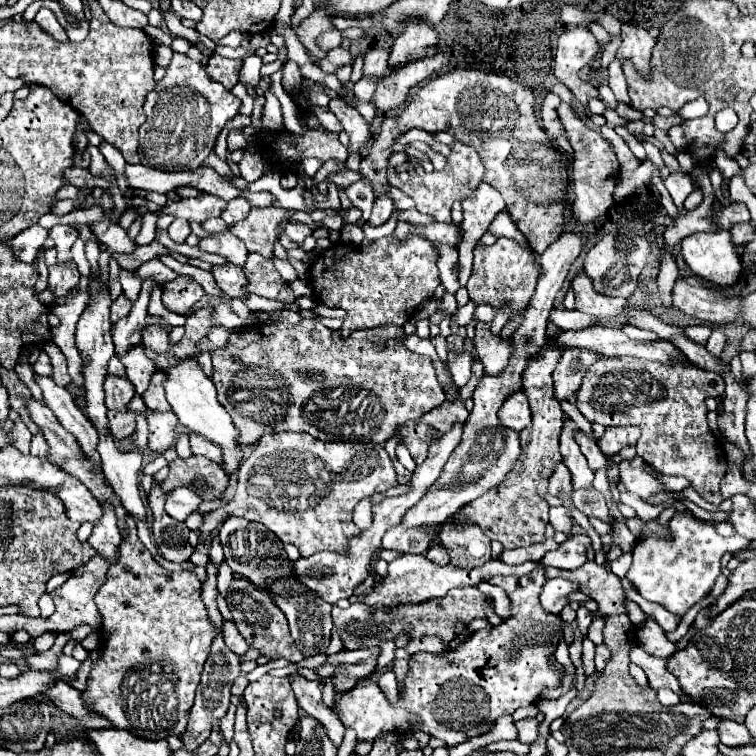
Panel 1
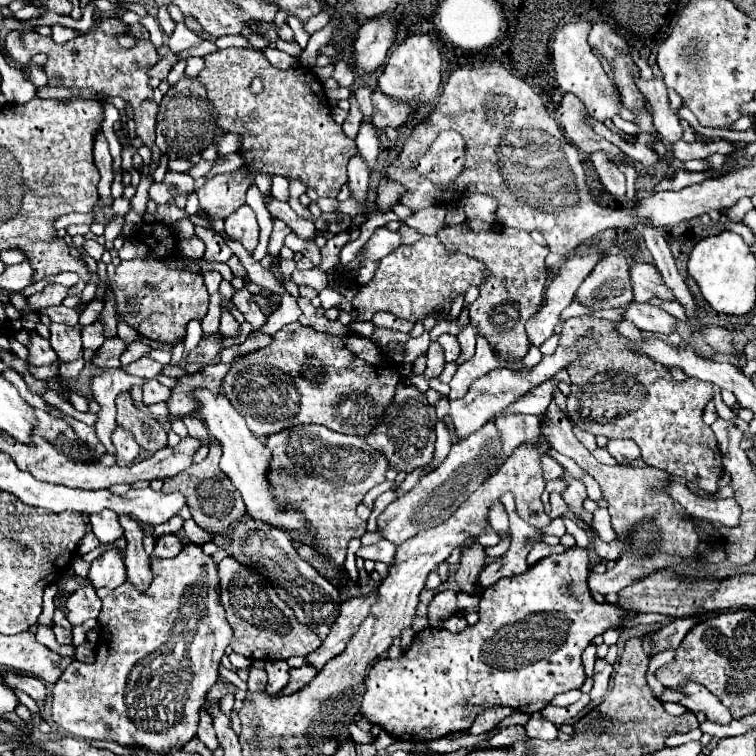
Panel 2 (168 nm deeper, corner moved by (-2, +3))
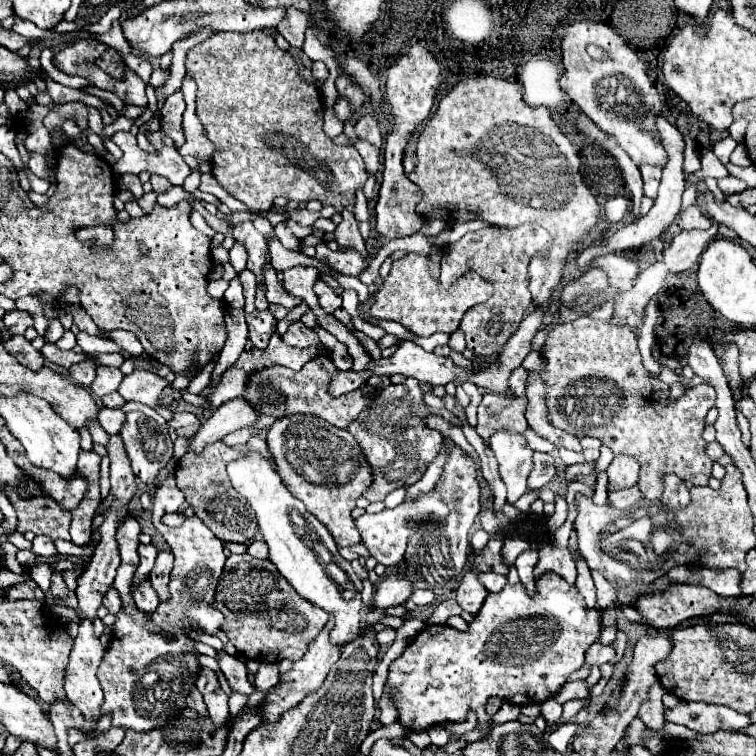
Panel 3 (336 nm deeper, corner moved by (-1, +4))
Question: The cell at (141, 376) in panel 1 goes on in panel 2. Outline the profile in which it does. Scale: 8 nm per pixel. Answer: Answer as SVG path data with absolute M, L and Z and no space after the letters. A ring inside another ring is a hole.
M155 378L153 380L145 380L143 384L143 402L149 406L153 402L165 402L167 396L169 396L169 388L163 386L161 382L157 382Z

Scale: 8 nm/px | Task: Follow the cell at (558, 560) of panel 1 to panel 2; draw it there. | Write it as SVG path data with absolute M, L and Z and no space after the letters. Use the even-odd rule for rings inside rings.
M573 546L573 548L567 548L563 554L551 554L543 560L539 560L537 564L533 564L525 574L519 574L519 576L509 576L509 578L503 578L499 580L497 584L491 584L489 588L483 590L483 596L481 596L481 602L479 602L479 622L465 628L463 632L459 634L451 634L447 632L445 628L425 628L423 632L417 632L415 638L413 638L413 644L409 646L409 650L399 658L399 660L379 660L367 674L365 678L365 694L363 694L363 700L361 700L361 706L359 706L359 716L369 720L373 726L379 726L381 730L385 730L387 734L391 734L393 738L397 740L403 740L403 742L431 742L435 738L443 738L451 732L465 732L473 726L475 718L487 710L487 708L495 708L495 706L509 706L517 712L527 712L527 714L533 714L533 712L539 712L543 710L557 694L561 692L567 692L567 690L573 690L573 688L581 688L583 686L583 680L585 680L585 672L583 672L583 662L581 662L581 654L585 650L585 646L597 636L597 634L603 634L607 628L619 628L619 616L621 614L629 614L625 612L623 608L619 606L613 606L613 604L597 604L593 598L591 598L591 592L587 590L581 590L585 588L583 580L587 580L587 574L589 574L589 554L587 554L587 548L581 548L581 546Z

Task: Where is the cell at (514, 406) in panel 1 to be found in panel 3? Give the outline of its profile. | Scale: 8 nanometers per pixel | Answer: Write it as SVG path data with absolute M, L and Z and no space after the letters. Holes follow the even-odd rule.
M496 431L490 439L490 449L500 463L500 477L508 487L508 503L514 503L528 489L526 479L534 451L528 447L524 435L508 431Z

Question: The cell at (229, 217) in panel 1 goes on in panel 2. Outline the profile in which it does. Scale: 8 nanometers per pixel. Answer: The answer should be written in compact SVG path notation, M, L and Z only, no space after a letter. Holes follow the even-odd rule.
M243 204L235 212L231 212L229 218L225 218L225 232L229 238L239 240L247 248L247 252L253 252L259 240L259 226L255 220L255 212L247 204Z

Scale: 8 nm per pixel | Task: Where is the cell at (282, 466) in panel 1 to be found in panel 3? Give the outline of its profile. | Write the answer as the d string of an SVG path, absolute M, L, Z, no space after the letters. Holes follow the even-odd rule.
M290 415L270 427L266 441L288 491L304 501L306 511L328 527L336 545L360 543L350 511L356 507L356 499L370 487L370 465L354 437L346 429L338 429L320 417Z

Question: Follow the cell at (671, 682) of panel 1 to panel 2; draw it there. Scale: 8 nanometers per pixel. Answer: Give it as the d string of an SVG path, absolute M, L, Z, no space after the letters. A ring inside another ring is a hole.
M685 682L679 688L665 688L665 692L661 694L663 702L679 702L685 708L689 708L691 712L703 712L707 716L707 720L715 722L715 724L729 724L733 718L729 714L729 710L701 684L695 682Z

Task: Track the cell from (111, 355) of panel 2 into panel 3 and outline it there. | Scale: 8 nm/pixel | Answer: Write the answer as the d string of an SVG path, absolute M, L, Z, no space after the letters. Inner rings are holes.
M86 359L86 361L70 367L70 377L72 377L74 383L78 383L80 387L88 387L88 383L94 381L94 371L96 371L96 363Z

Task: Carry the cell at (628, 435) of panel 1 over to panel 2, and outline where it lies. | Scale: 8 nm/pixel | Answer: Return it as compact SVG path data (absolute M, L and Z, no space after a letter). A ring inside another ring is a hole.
M609 440L605 448L619 464L639 458L639 446L635 444L635 440Z

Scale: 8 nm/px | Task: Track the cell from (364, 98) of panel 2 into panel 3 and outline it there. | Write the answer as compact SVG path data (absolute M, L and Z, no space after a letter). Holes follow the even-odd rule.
M360 139L356 141L354 147L358 147L358 153L362 155L362 159L364 159L364 163L366 163L366 171L368 171L372 177L376 177L378 167L380 167L380 151L378 151L376 147L370 147L370 143L362 143Z

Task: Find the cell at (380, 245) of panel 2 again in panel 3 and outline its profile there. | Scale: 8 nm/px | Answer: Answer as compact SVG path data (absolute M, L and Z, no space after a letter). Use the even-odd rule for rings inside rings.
M318 243L318 245L316 245L316 257L318 257L320 261L324 261L324 263L332 269L332 273L352 275L352 277L358 277L358 275L366 269L366 265L368 265L368 261L370 261L370 257L364 259L364 257L360 257L358 251L354 251L354 249L330 251L324 243Z

